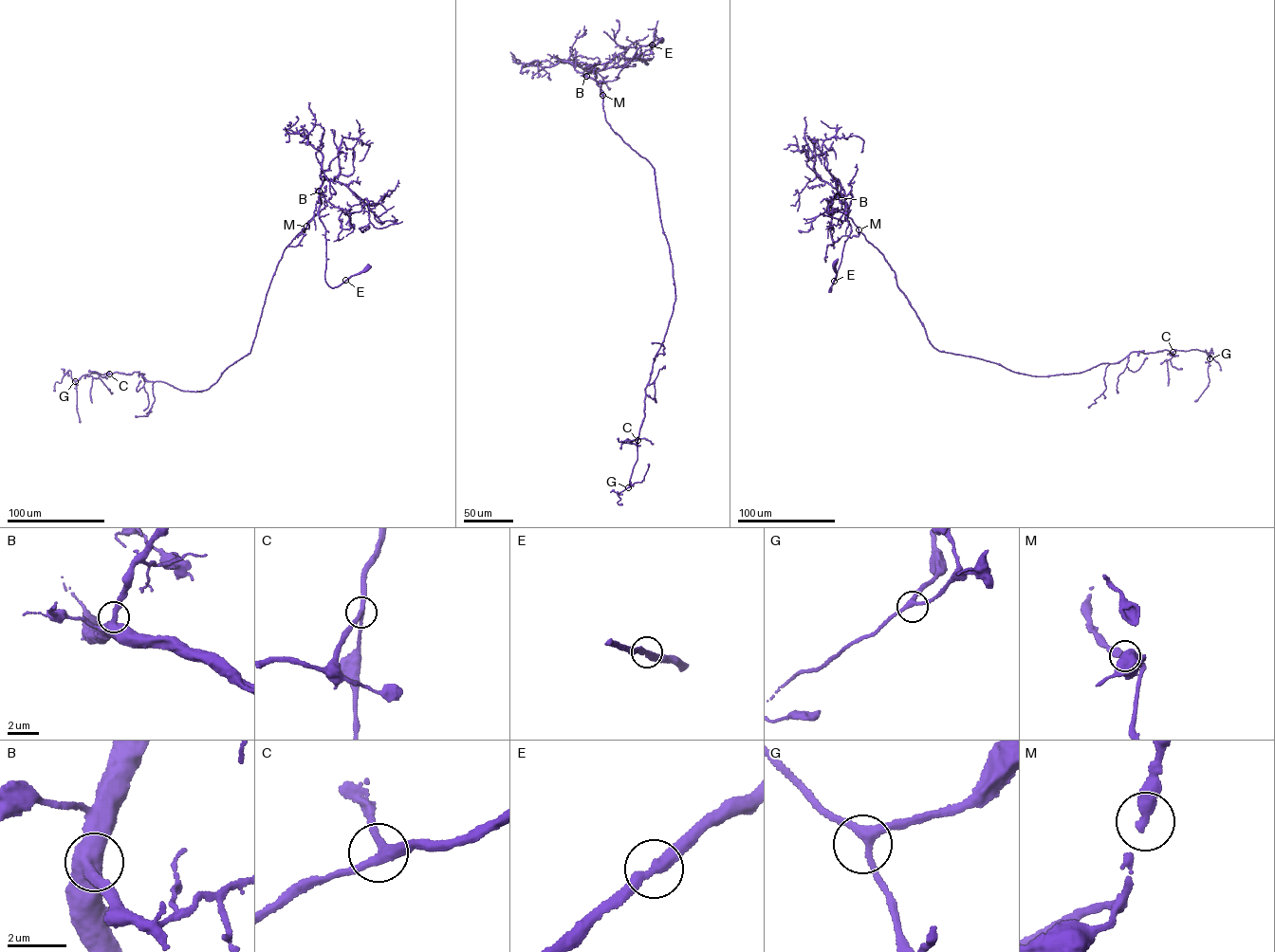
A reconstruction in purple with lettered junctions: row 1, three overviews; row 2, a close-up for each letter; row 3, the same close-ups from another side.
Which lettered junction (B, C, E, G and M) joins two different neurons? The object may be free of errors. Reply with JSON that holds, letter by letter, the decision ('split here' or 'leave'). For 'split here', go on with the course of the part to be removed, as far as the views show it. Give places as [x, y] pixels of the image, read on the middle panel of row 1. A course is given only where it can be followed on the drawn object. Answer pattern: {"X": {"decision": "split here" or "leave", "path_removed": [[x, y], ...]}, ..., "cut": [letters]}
{"B": {"decision": "leave"}, "C": {"decision": "leave"}, "E": {"decision": "leave"}, "G": {"decision": "leave"}, "M": {"decision": "leave"}, "cut": []}

